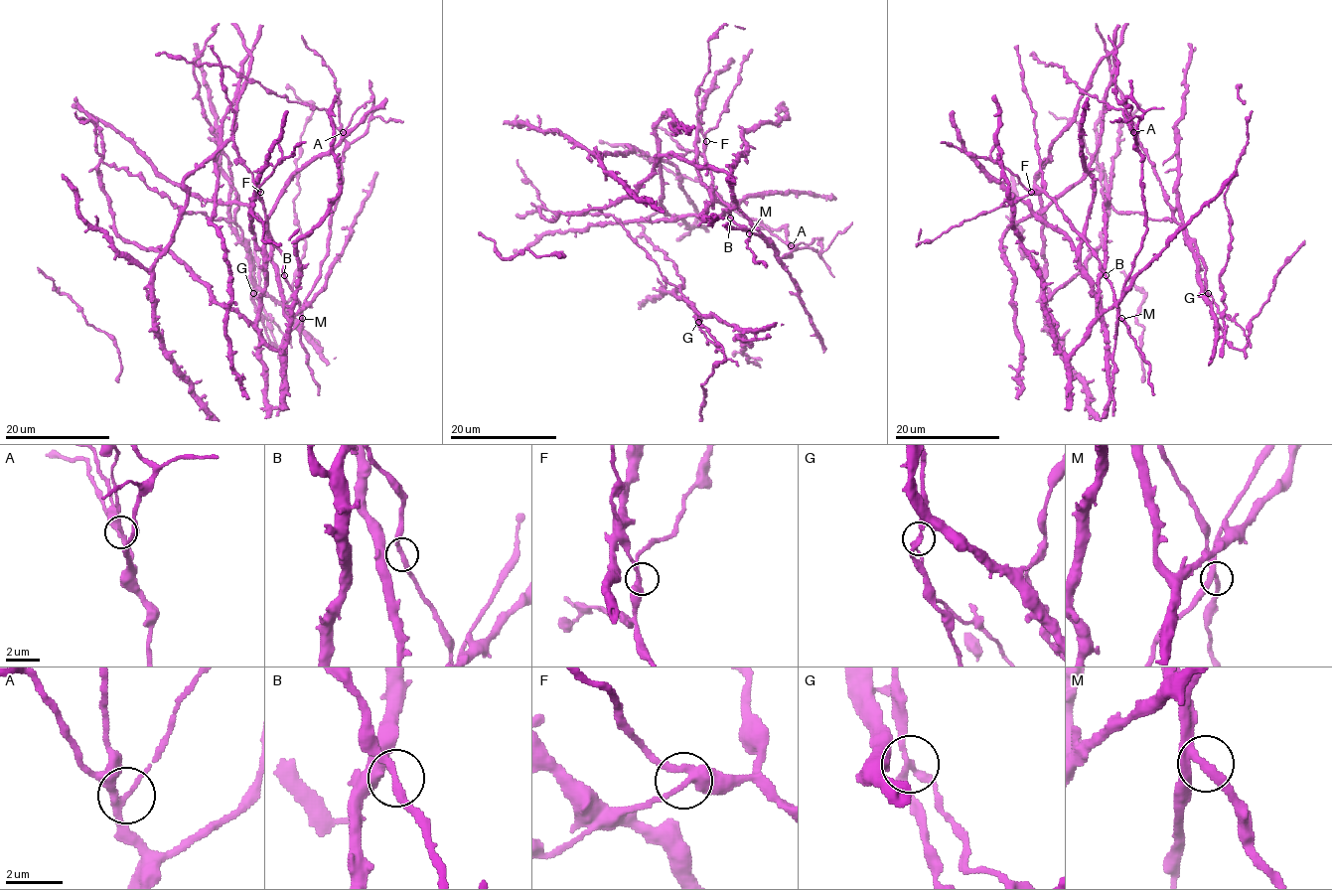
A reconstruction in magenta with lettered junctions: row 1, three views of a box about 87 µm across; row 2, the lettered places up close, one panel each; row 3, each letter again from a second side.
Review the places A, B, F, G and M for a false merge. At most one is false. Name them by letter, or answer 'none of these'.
G

